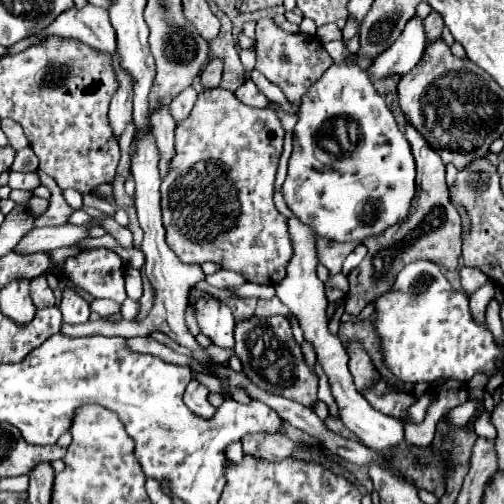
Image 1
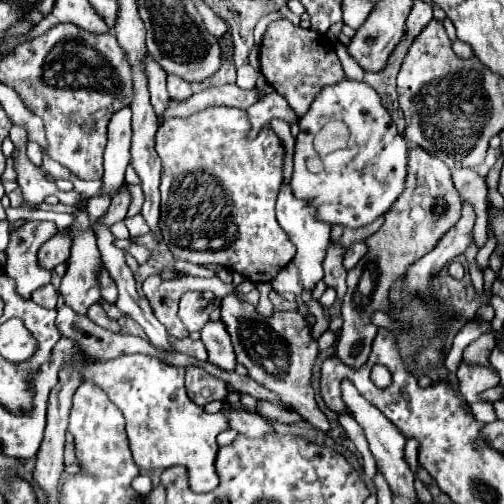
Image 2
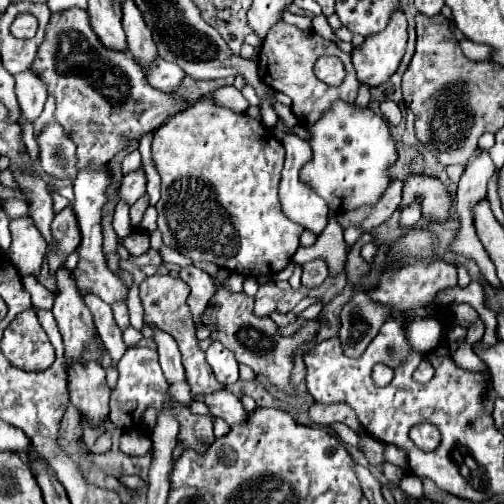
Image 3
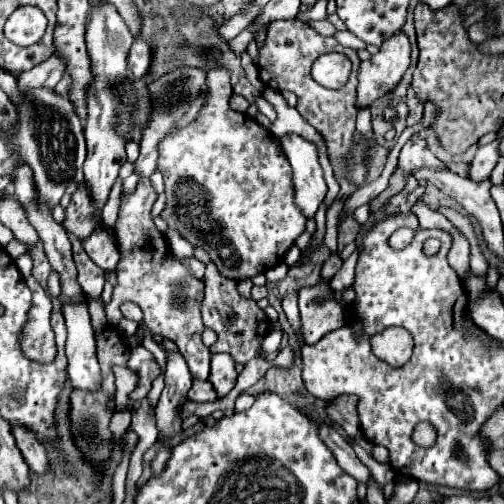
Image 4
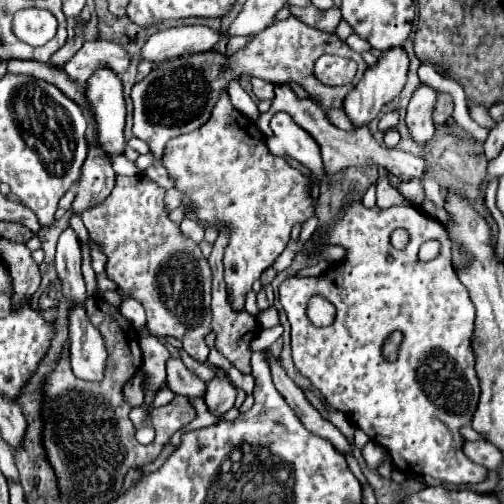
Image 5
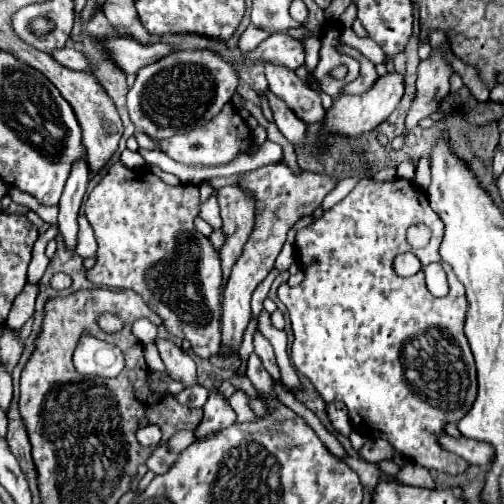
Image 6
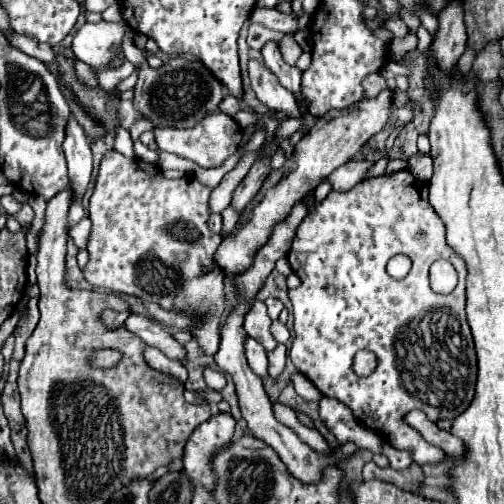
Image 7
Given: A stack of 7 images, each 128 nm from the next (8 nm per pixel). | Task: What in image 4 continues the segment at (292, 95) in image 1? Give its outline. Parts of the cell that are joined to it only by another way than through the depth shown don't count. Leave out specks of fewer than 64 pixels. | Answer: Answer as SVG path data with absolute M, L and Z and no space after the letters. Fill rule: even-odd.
M294 18L294 20L276 20L276 22L270 24L266 44L260 50L260 64L258 64L260 80L264 84L268 84L270 88L278 90L278 92L284 92L284 90L294 92L296 98L298 98L296 110L326 140L330 164L332 164L334 176L336 176L336 180L340 184L340 194L326 212L326 233L323 242L332 252L337 250L338 216L340 216L340 212L344 208L344 200L356 190L356 186L352 186L350 180L346 178L342 156L350 150L352 136L354 136L354 130L356 130L354 122L356 122L356 112L358 112L358 108L356 108L356 84L358 84L356 74L358 74L358 66L360 66L360 58L356 56L356 52L352 48L344 48L334 38L326 38L326 36L316 34L308 24L300 22L298 18ZM326 52L342 52L352 62L350 80L340 90L328 90L328 88L320 86L318 82L314 82L314 78L310 76L312 62L316 60L316 56L322 56Z

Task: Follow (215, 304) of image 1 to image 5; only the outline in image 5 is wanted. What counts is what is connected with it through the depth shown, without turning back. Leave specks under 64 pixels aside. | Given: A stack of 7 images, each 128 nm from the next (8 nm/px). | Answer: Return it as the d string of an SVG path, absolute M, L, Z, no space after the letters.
M214 368L216 378L212 382L208 382L208 390L204 396L204 402L208 406L208 410L216 416L222 416L224 412L228 412L234 406L234 398L236 398L236 388L234 384L228 380L226 370L222 368Z

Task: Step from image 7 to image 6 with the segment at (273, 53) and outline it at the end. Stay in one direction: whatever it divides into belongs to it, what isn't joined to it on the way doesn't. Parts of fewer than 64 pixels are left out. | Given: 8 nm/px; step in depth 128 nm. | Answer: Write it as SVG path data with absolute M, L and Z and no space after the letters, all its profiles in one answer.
M266 64L266 78L270 92L284 100L288 108L292 108L292 112L304 120L304 124L324 124L326 110L322 108L320 96L310 90L294 72Z

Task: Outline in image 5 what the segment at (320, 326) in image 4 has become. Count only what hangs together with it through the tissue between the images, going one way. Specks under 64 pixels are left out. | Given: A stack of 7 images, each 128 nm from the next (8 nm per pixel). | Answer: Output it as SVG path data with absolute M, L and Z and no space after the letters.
M316 294L310 298L306 314L314 326L330 326L336 318L336 308L324 296Z

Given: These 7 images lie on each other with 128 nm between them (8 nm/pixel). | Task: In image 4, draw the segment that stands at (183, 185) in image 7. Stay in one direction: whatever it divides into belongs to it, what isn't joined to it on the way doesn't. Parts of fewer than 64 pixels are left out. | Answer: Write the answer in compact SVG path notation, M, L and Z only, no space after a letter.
M140 180L136 192L130 198L122 198L118 220L116 220L116 240L122 260L116 268L118 286L114 288L112 300L105 306L109 324L120 322L119 306L124 300L136 302L144 312L144 322L150 328L152 336L164 336L176 342L180 354L184 356L190 374L196 380L210 378L210 350L202 344L202 318L200 318L200 302L204 298L204 284L188 274L180 260L176 260L168 248L164 236L156 230L150 210L156 200L156 192L152 190L150 180Z

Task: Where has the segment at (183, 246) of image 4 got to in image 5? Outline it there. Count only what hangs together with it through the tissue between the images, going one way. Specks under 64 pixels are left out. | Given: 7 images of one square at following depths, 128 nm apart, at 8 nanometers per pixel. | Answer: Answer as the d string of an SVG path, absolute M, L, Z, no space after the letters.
M182 220L180 232L184 232L194 242L202 242L202 238L204 238L204 228L200 224L196 224L194 220Z

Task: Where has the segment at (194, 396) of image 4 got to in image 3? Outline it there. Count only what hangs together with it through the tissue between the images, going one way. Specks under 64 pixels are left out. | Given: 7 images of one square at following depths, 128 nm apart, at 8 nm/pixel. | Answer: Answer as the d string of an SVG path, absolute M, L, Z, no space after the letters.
M220 390L210 396L196 396L196 400L202 400L210 408L212 416L226 420L230 426L248 422L248 412L244 410L242 402L228 390Z

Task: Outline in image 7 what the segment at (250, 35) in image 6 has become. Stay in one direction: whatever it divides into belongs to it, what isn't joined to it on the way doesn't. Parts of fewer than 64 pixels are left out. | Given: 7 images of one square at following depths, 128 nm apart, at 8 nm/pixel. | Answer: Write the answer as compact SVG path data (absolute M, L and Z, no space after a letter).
M254 8L252 16L250 16L252 24L262 24L270 30L280 30L280 32L296 32L298 30L298 20L296 16L288 16L278 12L276 8Z

